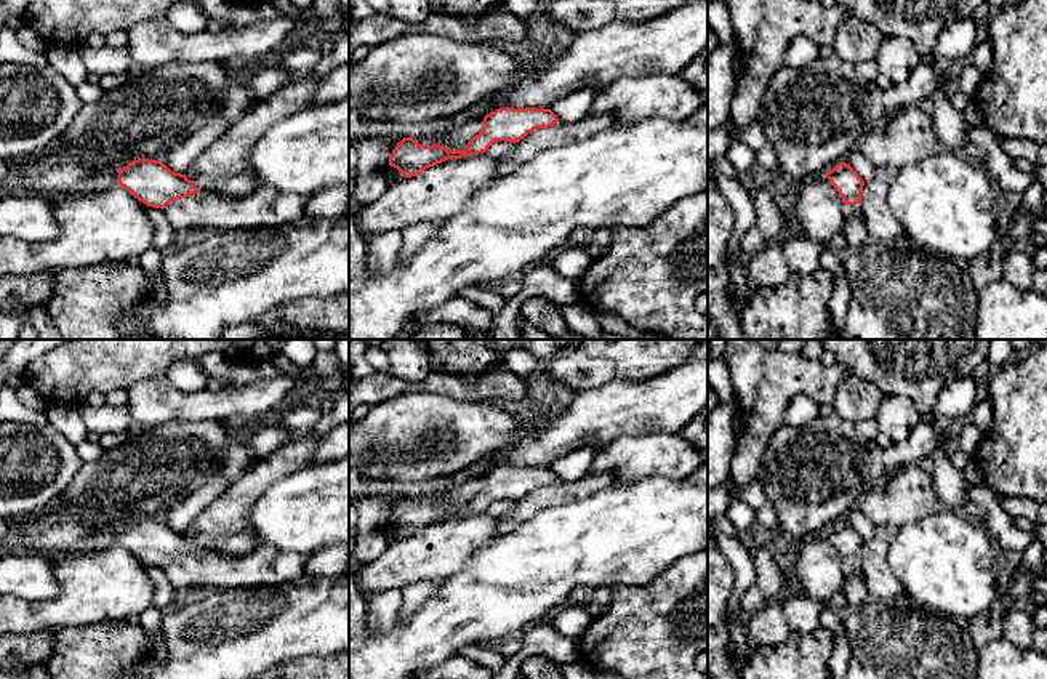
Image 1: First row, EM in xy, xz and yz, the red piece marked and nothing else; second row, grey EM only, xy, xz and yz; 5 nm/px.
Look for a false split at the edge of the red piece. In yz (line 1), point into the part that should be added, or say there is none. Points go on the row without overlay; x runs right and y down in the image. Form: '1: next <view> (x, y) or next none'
1: next yz (850, 569)

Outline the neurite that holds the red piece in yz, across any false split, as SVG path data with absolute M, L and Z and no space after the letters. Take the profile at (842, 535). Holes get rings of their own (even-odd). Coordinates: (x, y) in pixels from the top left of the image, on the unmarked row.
M840 520L826 532L826 536L831 540L845 562L845 577L860 573L864 540L858 535L858 532L845 520Z

